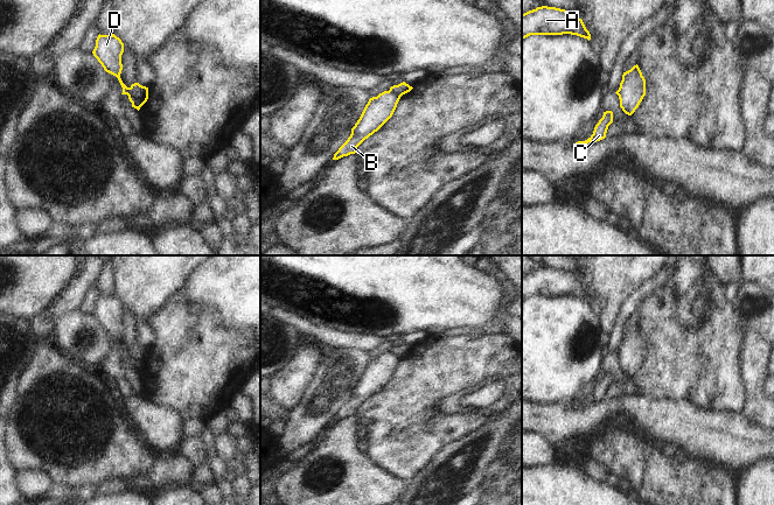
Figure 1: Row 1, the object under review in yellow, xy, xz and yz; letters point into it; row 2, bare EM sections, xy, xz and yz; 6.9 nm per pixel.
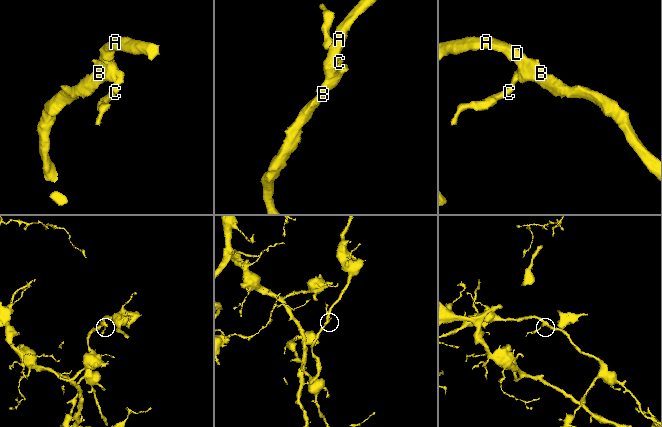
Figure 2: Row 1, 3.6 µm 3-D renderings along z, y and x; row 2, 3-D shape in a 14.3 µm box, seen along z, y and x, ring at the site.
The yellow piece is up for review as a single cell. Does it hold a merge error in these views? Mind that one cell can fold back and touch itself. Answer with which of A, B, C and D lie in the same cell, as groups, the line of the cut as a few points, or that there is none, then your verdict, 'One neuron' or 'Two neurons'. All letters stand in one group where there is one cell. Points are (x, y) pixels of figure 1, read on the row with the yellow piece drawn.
Groups: A B D / C. Split along xy (128, 88), (128, 98), (133, 106). Two neurons.

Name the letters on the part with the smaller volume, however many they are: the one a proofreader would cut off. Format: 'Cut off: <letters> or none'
Cut off: C

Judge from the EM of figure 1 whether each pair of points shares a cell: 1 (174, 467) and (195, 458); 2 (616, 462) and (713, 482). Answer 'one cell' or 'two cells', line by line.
1: two cells
2: one cell

